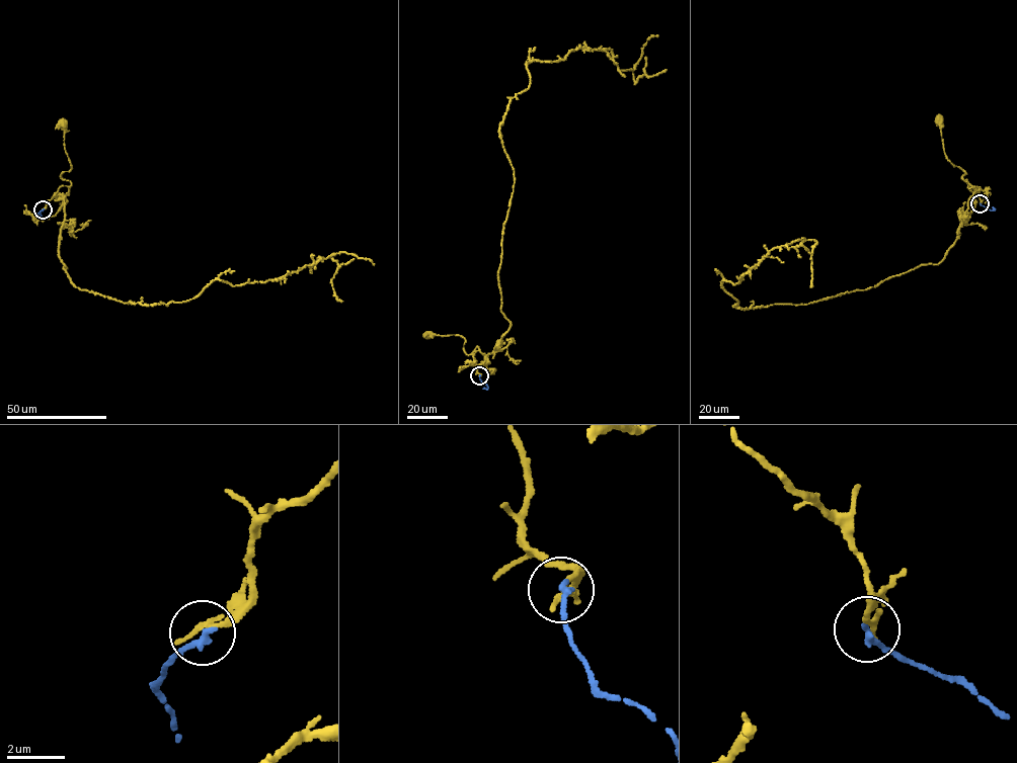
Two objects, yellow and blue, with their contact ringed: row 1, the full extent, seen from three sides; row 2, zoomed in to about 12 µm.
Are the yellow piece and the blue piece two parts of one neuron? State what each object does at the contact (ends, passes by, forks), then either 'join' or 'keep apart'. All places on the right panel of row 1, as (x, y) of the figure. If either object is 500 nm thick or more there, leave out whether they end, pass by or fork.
yellow ends; blue ends; join

